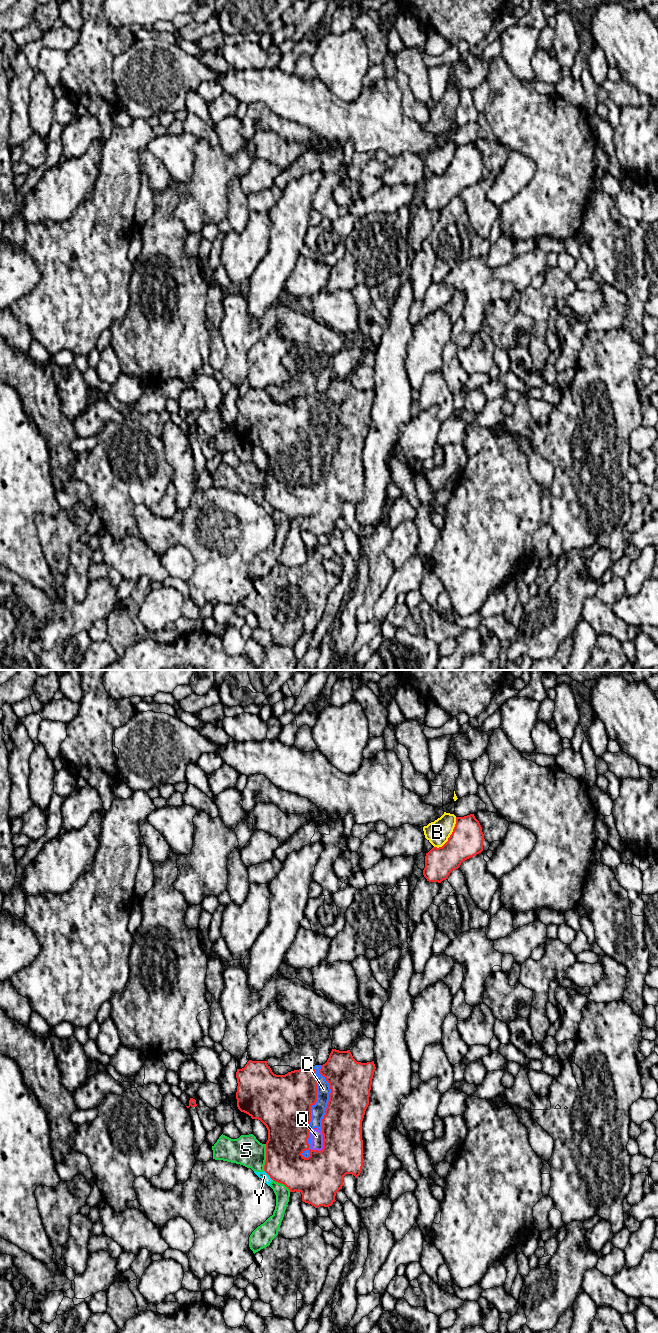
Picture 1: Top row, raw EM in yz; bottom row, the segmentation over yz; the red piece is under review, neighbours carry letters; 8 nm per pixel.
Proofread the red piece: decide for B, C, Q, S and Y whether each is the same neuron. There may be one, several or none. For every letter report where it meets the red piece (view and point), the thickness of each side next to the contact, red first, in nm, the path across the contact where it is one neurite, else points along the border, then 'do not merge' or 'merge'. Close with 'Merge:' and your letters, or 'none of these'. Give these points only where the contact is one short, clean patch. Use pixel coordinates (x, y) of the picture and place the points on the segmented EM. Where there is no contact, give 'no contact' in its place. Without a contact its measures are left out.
B: yz (450, 835) | 260/190 nm | do not merge
C: yz (310, 1112) | 460/110 nm | merge
Q: yz (323, 1146) | 360/100 nm | merge
S: yz (266, 1157) | 320/240 nm | do not merge
Y: yz (268, 1174) | 320/70 nm | along yz (264, 1170), (273, 1180) | do not merge
Merge: C, Q

